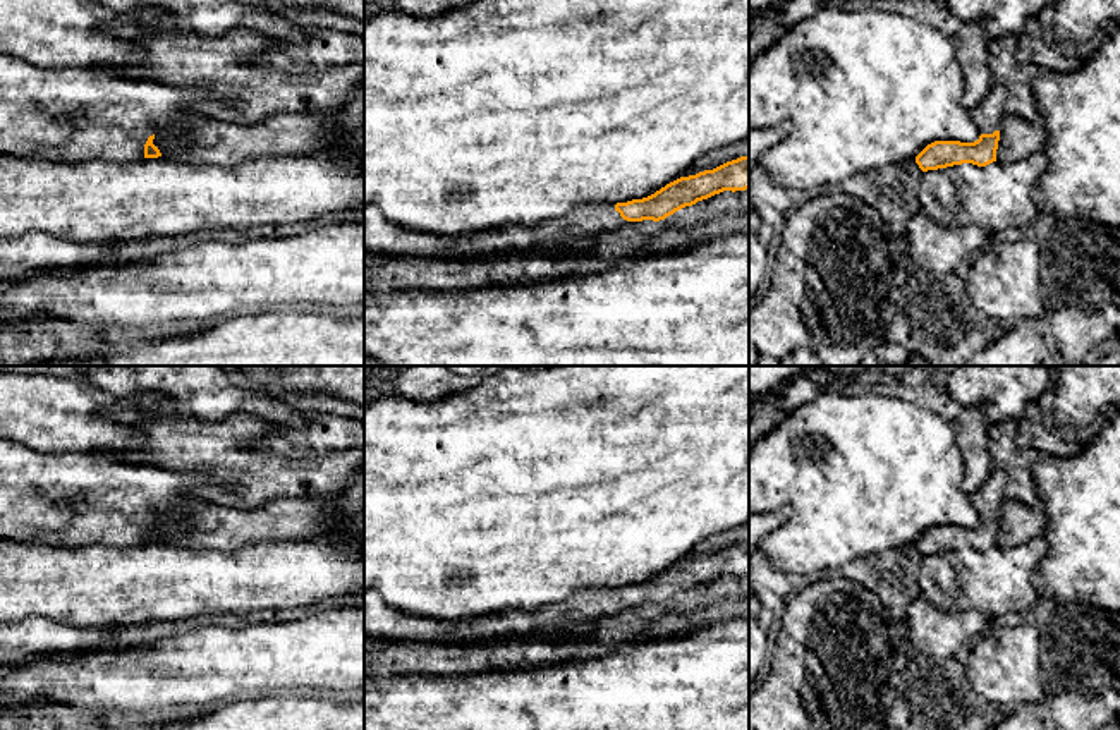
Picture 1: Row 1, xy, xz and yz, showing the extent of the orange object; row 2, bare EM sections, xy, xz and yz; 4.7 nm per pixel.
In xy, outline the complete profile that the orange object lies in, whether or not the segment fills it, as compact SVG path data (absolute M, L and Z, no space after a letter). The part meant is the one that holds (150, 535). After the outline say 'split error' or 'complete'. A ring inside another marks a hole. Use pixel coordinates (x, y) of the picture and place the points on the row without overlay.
M0 440L0 538L45 544L110 544L131 546L161 541L153 529L155 519L177 503L199 502L196 491L216 479L206 474L168 471L148 464L132 464L105 452L96 453L41 453L15 441Z | split error

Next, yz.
M995 469L971 496L981 519L979 524L974 527L934 526L916 541L919 553L928 557L962 548L986 551L996 546L1000 512L1005 502L1003 491L1007 483L1007 474Z | split error

